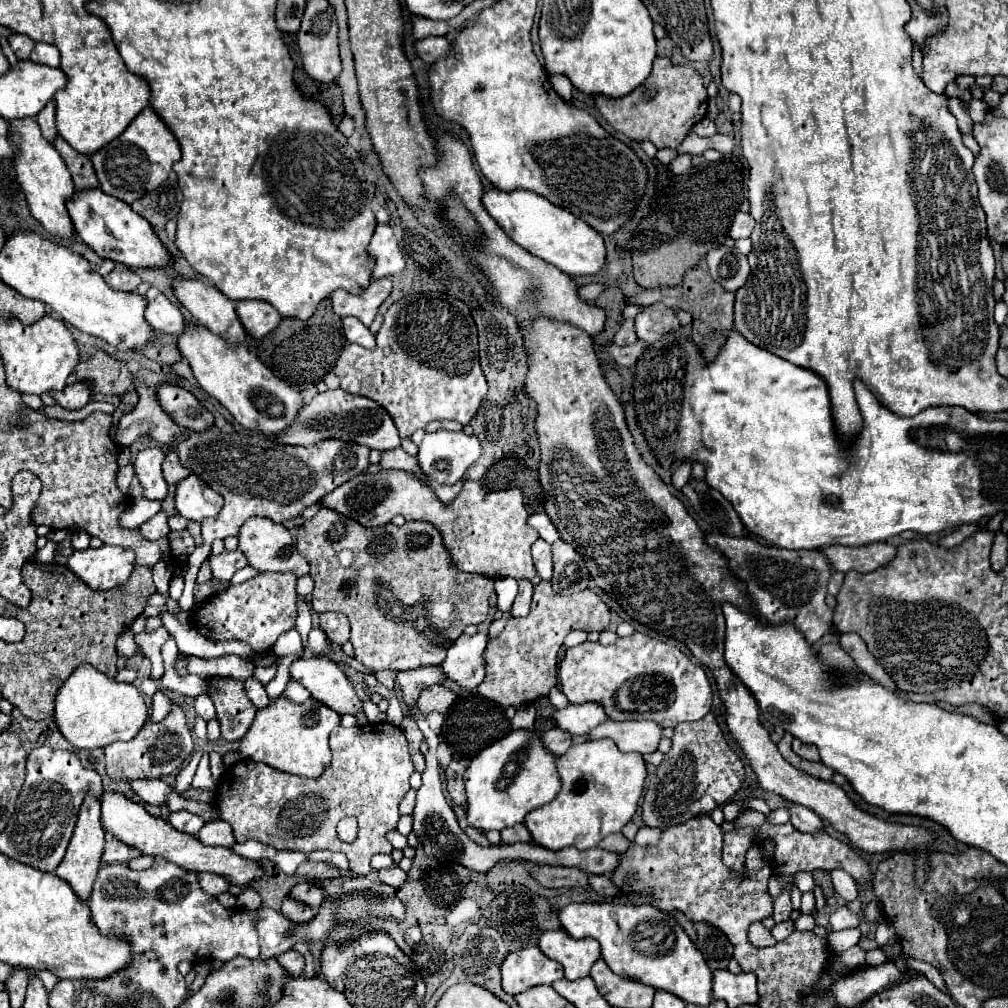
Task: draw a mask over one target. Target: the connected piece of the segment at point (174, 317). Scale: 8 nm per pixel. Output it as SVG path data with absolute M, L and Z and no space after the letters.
M158 294L156 300L152 300L146 306L144 320L160 334L174 334L174 336L178 336L184 330L184 316L182 316L182 312L164 294Z

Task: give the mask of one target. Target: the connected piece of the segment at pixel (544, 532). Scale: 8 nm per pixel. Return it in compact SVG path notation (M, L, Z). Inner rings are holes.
M540 512L540 514L530 514L528 524L530 524L530 526L540 534L540 538L546 540L548 544L554 544L554 542L560 538L560 536L558 536L558 530L554 530L550 518L548 518L544 512Z

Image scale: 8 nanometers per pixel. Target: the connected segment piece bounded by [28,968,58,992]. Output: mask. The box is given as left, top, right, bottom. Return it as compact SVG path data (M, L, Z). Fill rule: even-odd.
M28 968L28 976L30 976L30 978L32 978L32 974L36 974L36 976L42 978L44 988L46 988L48 992L52 992L52 988L54 988L56 982L58 982L58 978L56 978L50 970L32 970L32 968Z

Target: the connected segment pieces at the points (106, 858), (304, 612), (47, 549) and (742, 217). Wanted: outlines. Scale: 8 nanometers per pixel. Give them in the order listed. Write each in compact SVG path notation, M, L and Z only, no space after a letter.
M110 834L106 836L106 848L104 848L104 854L102 854L102 862L106 864L114 864L114 862L128 862L132 858L140 856L140 852L136 852L136 848L130 848L130 846L124 846L124 842L112 838Z
M298 596L298 620L296 620L296 628L302 634L302 647L303 651L305 651L312 624L310 624L310 608L308 608L308 604L306 604L306 600L302 596Z
M48 540L46 542L46 546L42 548L42 550L38 550L38 556L36 556L36 560L38 562L44 562L44 564L50 564L50 562L54 562L54 552L56 552L56 542L54 540Z
M736 212L734 222L732 222L732 228L730 228L730 236L734 240L748 238L750 232L752 232L752 228L754 228L754 218L748 212Z

